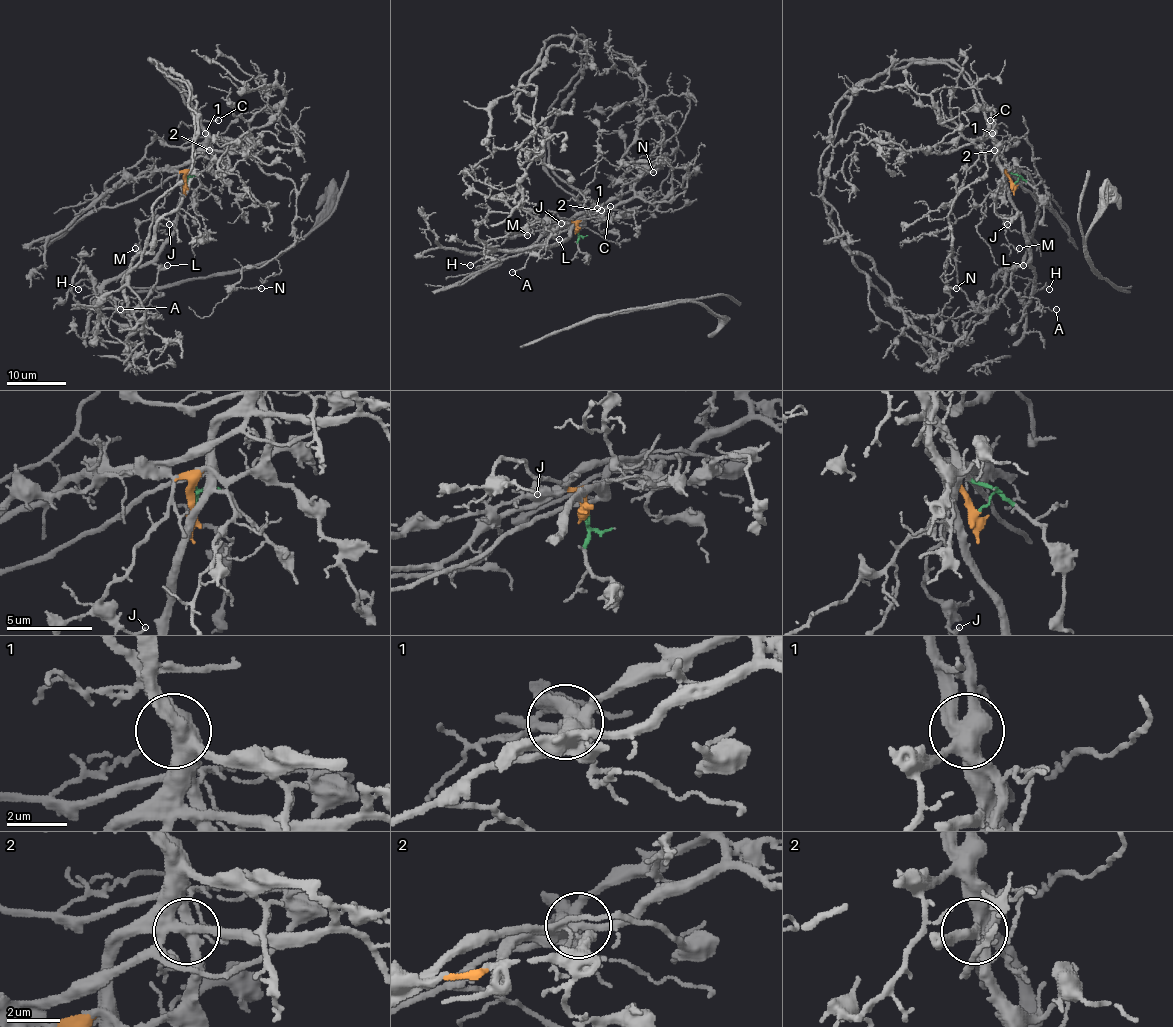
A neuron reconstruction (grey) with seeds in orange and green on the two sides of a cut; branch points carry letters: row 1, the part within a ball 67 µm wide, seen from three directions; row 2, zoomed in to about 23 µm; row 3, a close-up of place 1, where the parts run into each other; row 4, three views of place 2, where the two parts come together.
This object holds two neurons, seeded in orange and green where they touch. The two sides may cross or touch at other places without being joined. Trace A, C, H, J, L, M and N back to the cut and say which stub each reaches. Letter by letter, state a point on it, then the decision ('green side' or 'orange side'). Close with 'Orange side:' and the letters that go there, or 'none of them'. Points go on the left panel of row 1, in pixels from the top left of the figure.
A: at (120, 309); green side
C: at (218, 120); green side
H: at (78, 289); green side
J: at (169, 224); orange side
L: at (167, 265); green side
M: at (135, 248); orange side
N: at (261, 288); green side
Orange side: J, M

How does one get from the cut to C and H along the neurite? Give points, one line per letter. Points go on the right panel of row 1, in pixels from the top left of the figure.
C: (1014, 185), (1018, 177), (1008, 167), (993, 138), (990, 120)
H: (1014, 185), (1018, 177), (1009, 173), (1006, 191), (1021, 219), (1035, 286), (1040, 289), (1045, 284), (1049, 289)

